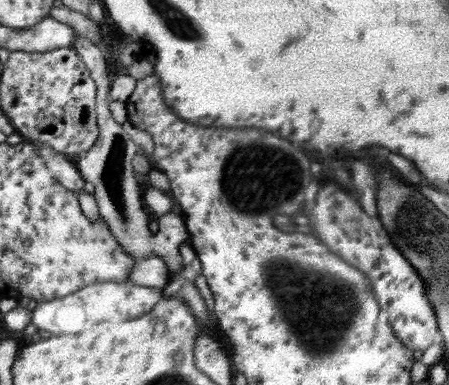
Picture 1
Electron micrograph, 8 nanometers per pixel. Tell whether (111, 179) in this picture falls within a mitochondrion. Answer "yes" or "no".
yes

